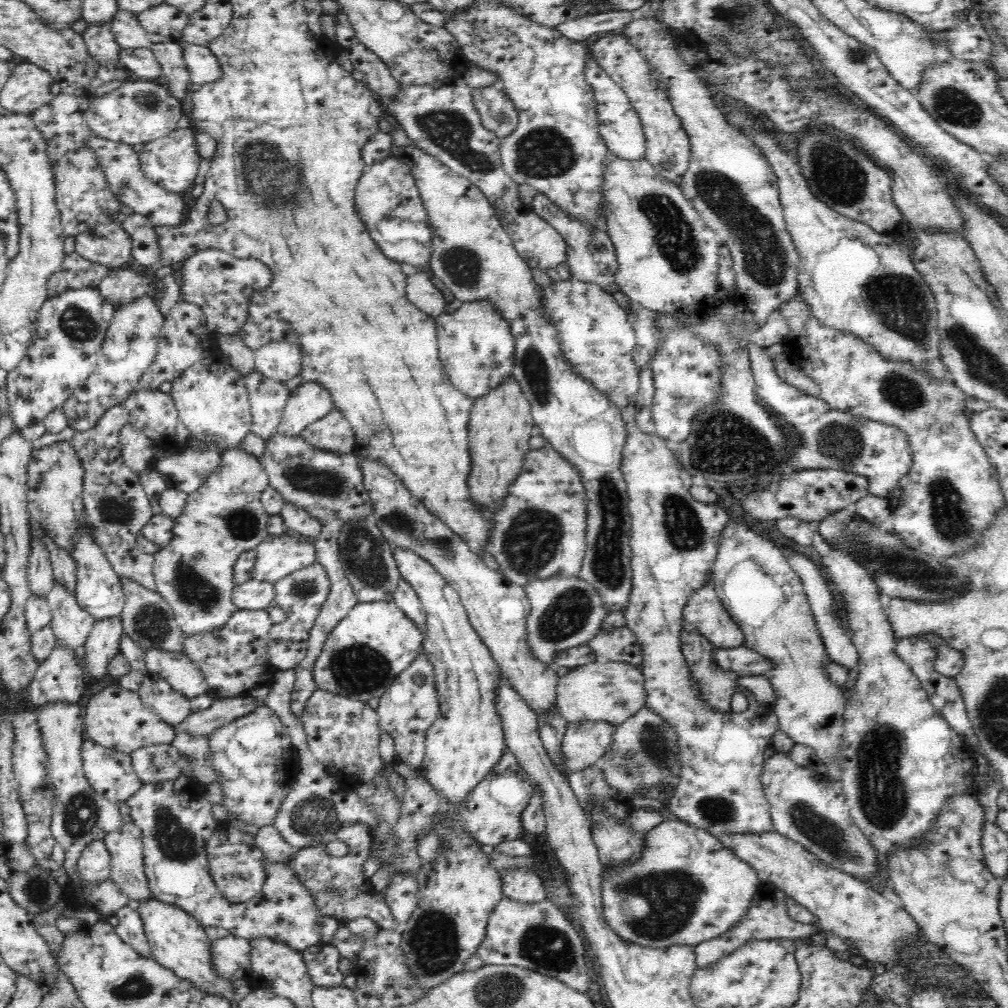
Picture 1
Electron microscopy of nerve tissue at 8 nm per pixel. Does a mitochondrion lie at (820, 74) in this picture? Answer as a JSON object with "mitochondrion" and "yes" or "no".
{"mitochondrion":"no"}

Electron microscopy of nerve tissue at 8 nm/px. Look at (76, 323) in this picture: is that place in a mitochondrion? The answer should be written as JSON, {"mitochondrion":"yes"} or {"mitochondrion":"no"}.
{"mitochondrion":"yes"}

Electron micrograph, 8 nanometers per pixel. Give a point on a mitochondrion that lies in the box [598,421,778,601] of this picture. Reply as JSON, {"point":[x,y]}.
{"point":[685,531]}

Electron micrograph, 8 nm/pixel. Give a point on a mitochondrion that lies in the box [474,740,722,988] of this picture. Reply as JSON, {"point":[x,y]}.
{"point":[673,896]}

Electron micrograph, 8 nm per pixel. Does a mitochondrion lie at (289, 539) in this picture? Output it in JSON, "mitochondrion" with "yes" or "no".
{"mitochondrion":"no"}

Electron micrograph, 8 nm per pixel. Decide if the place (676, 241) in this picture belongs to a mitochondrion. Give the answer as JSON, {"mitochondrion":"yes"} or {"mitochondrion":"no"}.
{"mitochondrion":"yes"}

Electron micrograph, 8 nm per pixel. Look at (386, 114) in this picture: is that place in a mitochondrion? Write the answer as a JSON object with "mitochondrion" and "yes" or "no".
{"mitochondrion":"no"}

